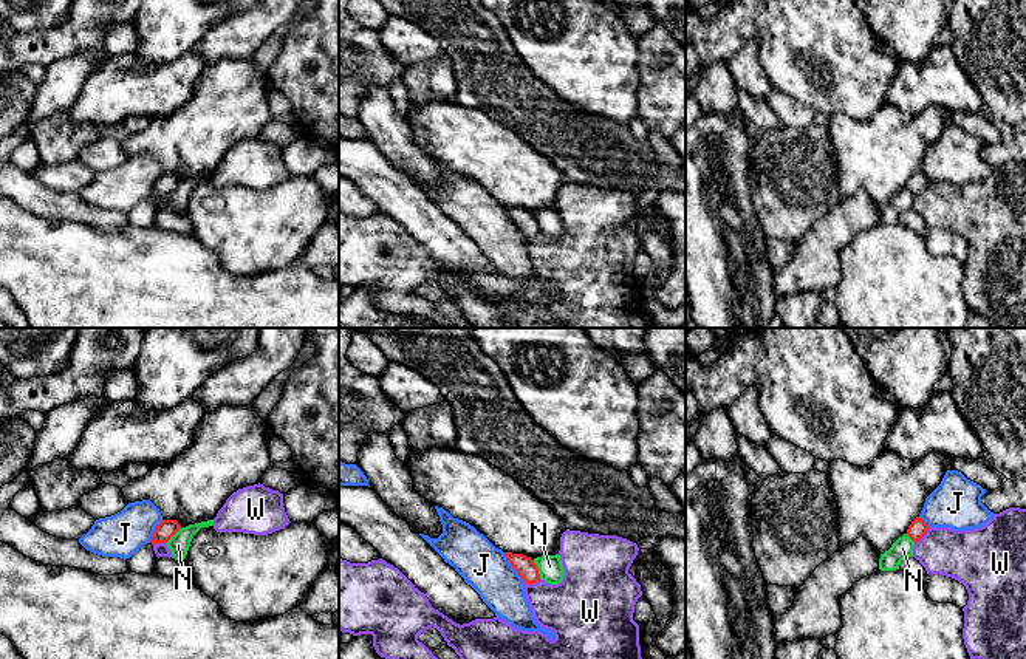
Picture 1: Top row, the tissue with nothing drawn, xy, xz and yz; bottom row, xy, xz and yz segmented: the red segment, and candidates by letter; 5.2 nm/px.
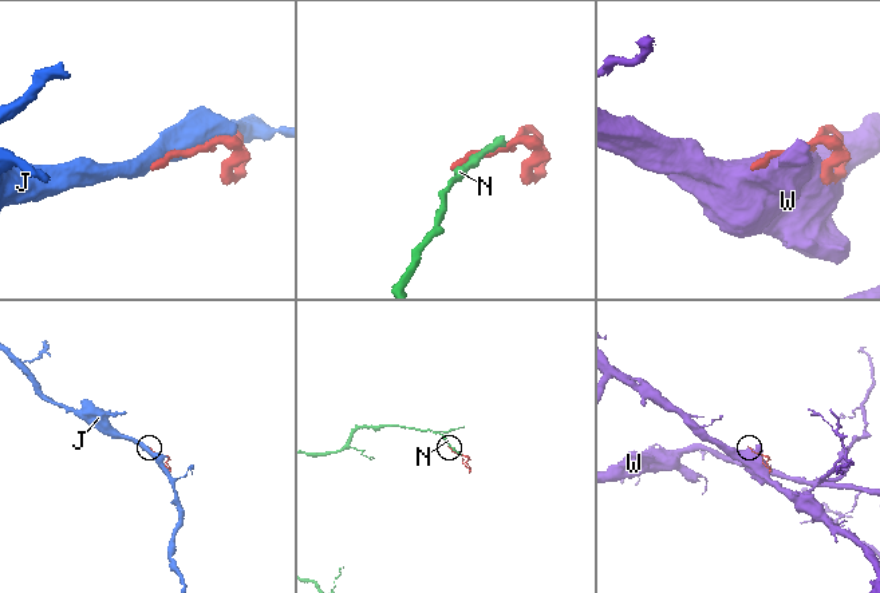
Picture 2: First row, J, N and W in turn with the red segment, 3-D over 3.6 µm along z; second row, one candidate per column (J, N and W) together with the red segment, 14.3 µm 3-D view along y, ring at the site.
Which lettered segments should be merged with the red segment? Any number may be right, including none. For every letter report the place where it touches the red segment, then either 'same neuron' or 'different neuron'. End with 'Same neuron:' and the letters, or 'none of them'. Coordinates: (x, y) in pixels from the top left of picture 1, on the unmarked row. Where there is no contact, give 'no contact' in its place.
J: xz (512, 220) | different neuron
N: xz (537, 223) | same neuron
W: yz (923, 189) | different neuron
Same neuron: N

